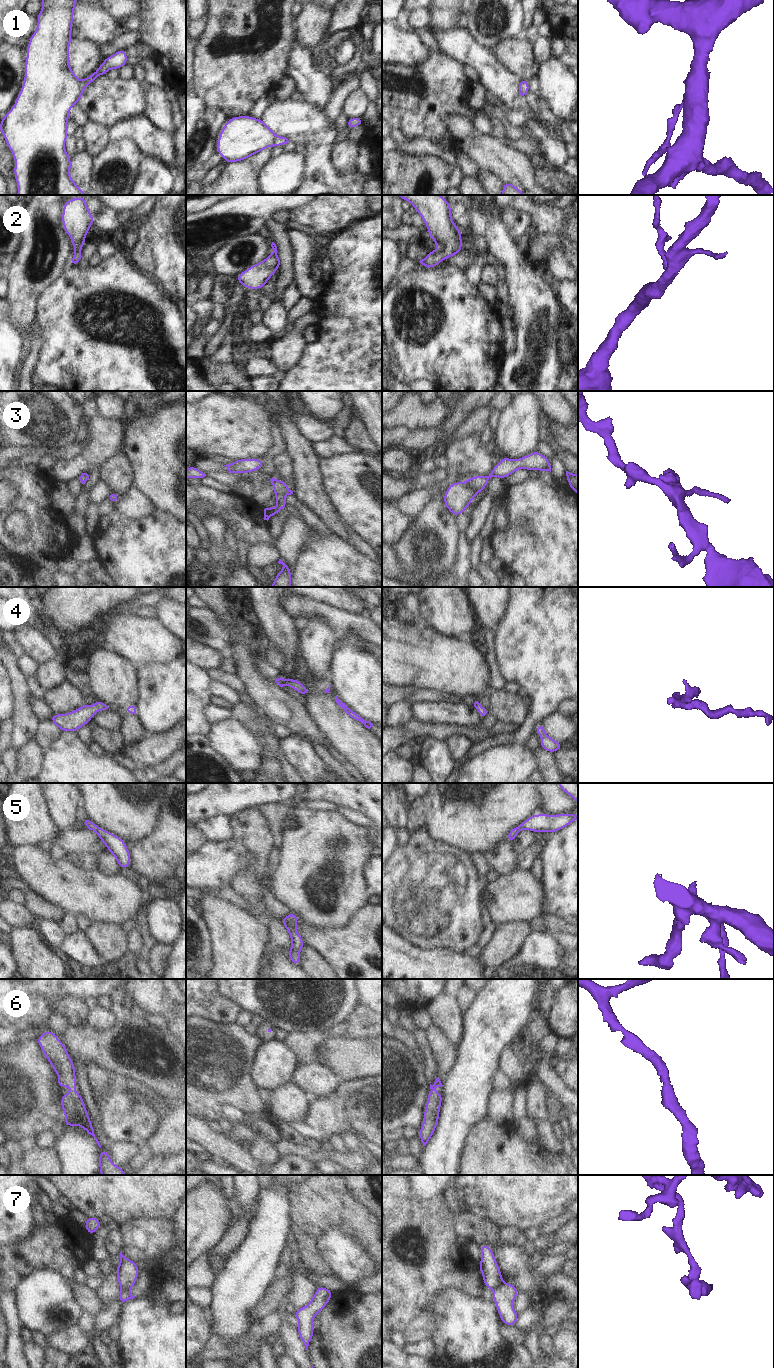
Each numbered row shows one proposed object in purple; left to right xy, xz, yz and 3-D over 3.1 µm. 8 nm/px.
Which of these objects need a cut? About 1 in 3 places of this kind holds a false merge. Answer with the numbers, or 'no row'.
7

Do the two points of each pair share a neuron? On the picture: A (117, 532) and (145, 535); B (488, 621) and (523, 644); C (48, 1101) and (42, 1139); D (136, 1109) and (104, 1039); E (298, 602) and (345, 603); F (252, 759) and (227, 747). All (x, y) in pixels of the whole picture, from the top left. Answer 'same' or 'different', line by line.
A: same
B: different
C: different
D: different
E: different
F: same

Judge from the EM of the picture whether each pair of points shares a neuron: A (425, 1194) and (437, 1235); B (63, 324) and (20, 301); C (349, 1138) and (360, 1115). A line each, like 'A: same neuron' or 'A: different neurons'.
A: different neurons
B: different neurons
C: different neurons

